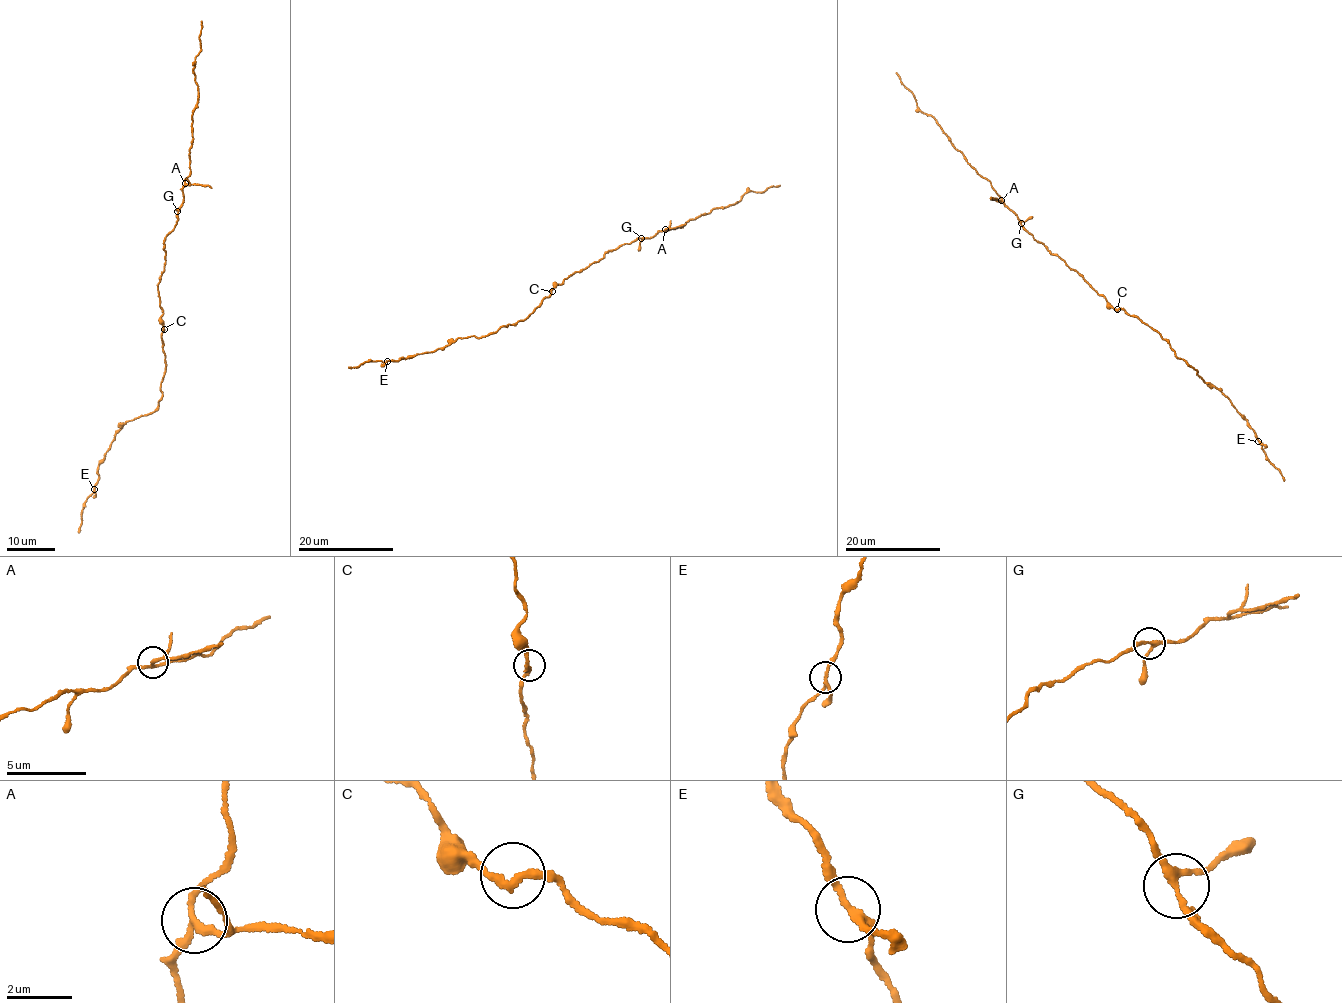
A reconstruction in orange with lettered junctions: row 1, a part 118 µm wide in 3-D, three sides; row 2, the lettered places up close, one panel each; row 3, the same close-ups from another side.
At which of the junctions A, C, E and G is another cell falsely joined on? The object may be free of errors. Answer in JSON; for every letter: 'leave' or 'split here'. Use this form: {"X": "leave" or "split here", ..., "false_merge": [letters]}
{"A": "split here", "C": "leave", "E": "leave", "G": "leave", "false_merge": ["A"]}

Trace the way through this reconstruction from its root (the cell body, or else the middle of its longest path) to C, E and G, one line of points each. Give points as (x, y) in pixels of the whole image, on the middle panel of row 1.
C: (570, 275), (552, 291)
E: (570, 275), (555, 285), (523, 320), (480, 338), (457, 338), (433, 351), (387, 361)
G: (570, 275), (597, 263), (607, 252), (641, 238)

